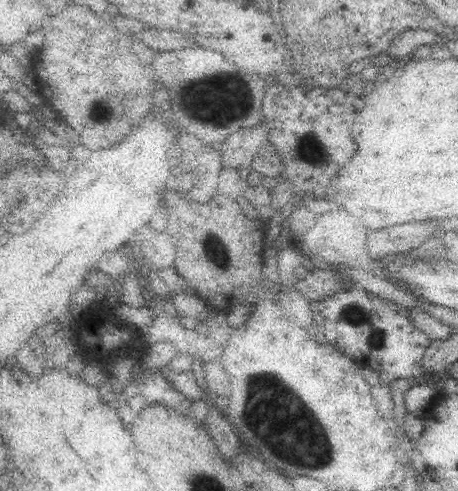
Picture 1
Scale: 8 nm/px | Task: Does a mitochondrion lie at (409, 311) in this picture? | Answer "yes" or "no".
no

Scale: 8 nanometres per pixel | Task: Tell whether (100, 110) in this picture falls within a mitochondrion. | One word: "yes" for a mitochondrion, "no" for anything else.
yes

